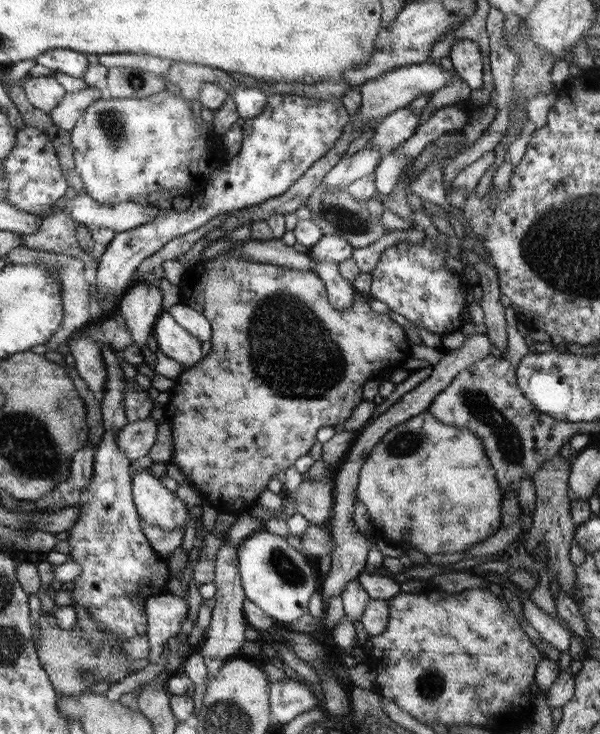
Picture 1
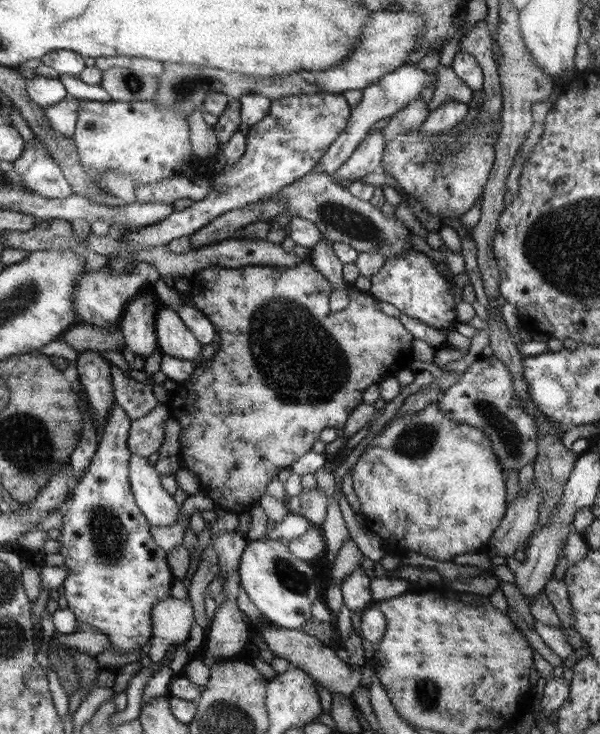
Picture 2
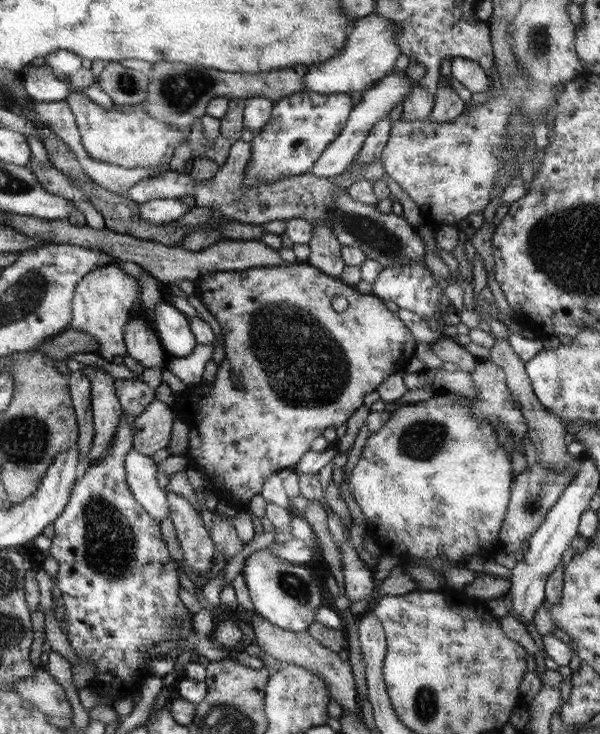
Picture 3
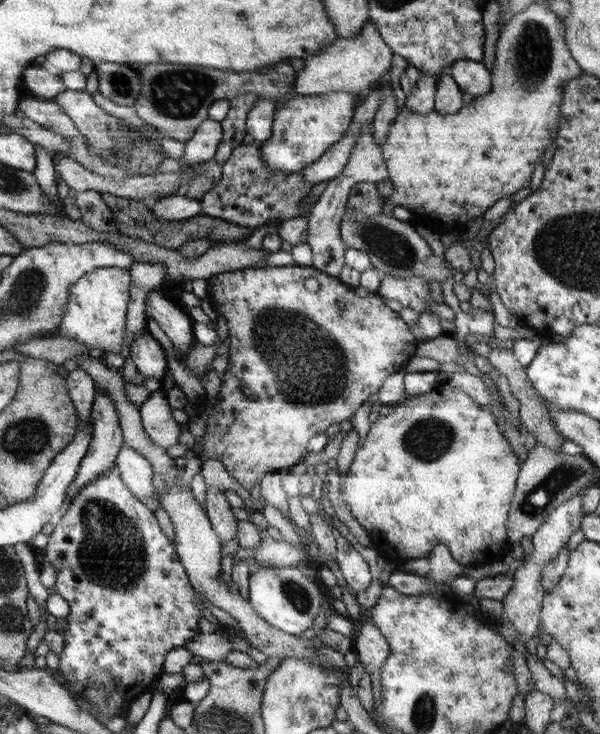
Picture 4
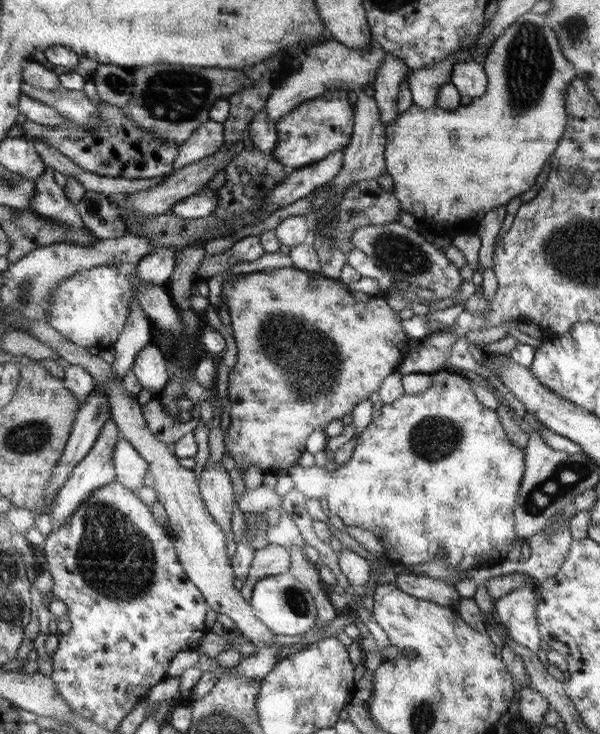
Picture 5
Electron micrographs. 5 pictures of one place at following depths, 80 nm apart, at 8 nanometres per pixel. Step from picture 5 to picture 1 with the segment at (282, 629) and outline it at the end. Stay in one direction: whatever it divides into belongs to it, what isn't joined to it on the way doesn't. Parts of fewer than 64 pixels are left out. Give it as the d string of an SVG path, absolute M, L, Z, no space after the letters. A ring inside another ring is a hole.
M256 530L238 544L238 569L245 598L259 606L270 618L276 622L283 622L289 626L308 612L308 598L316 591L314 570L306 564L306 556L300 554L294 546L286 542L286 537L276 536L267 530Z

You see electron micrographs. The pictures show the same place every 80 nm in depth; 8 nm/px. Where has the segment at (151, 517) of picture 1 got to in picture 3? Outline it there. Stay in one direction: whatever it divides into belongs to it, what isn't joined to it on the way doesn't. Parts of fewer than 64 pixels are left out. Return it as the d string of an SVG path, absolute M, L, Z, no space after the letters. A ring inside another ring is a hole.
M131 449L125 458L125 469L129 489L136 496L137 502L145 507L145 511L156 522L161 522L168 517L170 504L166 502L166 492L156 482L158 470L152 457Z

